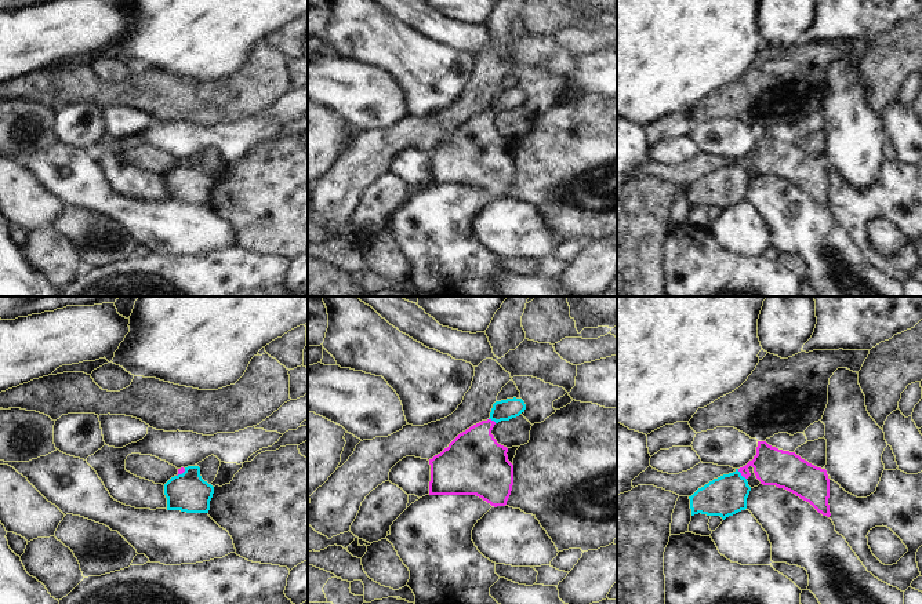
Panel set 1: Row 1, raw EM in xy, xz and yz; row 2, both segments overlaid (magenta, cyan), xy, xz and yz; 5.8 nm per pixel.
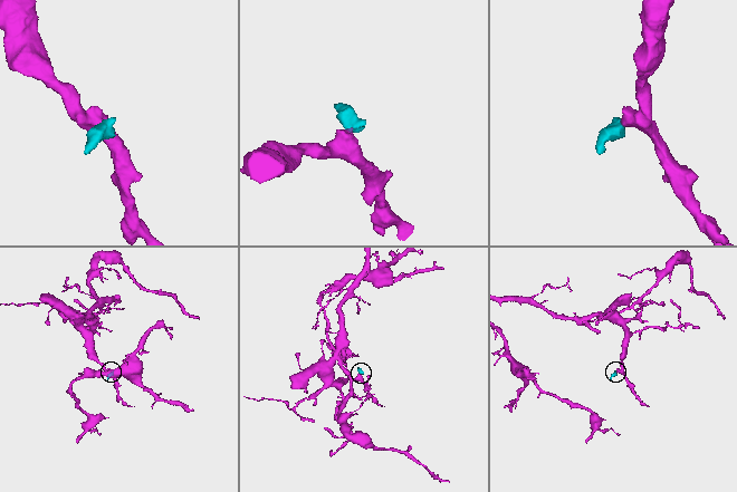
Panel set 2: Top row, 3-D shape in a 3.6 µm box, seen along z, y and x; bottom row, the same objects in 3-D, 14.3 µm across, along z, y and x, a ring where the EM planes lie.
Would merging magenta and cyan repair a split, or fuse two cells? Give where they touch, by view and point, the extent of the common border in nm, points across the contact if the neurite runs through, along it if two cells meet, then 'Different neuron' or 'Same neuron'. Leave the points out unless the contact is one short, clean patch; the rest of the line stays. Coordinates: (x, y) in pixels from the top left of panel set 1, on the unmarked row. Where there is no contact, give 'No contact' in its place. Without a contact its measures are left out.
Touches magenta at yz (741, 166). Shared border 80 nm. Boundary: yz (737, 160), (746, 170). Different neuron

